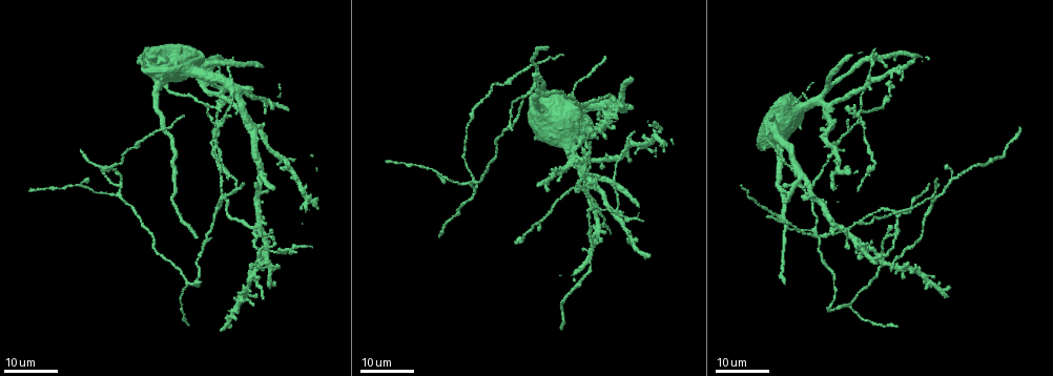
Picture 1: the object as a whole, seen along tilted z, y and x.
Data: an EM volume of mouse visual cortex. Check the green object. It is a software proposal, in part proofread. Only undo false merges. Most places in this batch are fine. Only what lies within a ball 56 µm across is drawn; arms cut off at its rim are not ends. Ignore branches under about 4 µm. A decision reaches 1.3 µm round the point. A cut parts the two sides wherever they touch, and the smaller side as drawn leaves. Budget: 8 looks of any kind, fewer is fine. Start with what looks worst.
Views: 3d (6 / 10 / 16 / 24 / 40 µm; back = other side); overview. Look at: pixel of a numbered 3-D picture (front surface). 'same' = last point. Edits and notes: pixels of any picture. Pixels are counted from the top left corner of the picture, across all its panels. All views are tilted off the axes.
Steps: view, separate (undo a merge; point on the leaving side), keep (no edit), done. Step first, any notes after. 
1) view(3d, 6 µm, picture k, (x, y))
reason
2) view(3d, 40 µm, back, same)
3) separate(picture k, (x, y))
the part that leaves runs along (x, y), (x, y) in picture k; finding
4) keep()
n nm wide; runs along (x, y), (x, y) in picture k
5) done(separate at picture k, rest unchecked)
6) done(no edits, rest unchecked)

view(3d, 16 µm, picture 1, (220, 107))
four or more arms meet

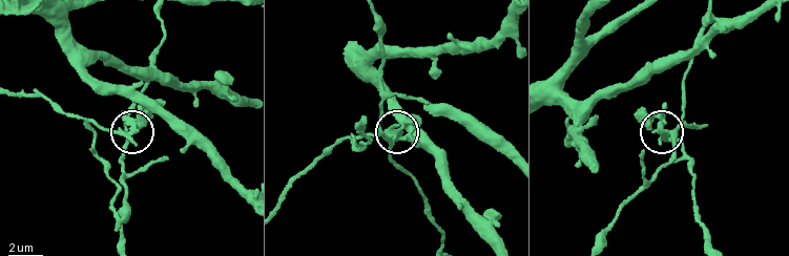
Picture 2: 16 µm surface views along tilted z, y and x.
view(3d, 6 µm, picture 2, (671, 133))

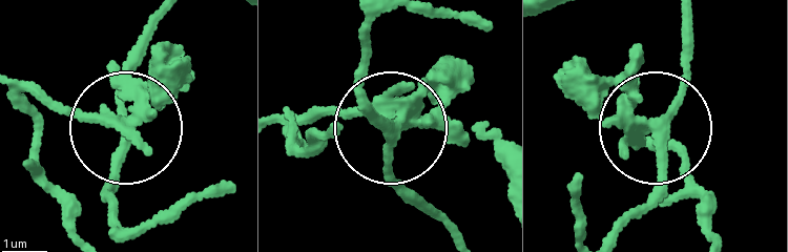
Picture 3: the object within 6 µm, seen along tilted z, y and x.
separate(picture 3, (457, 138))
320 nm wide; two cells meet here

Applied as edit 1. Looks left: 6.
view(3d, 16 µm, picture 1, (932, 197))
arms part here

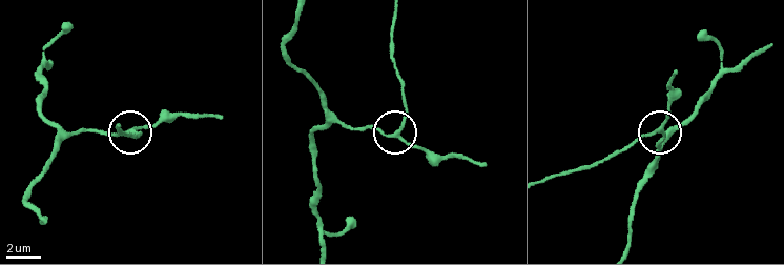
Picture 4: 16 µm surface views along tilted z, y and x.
view(3d, 10 µm, picture 4, (134, 131))

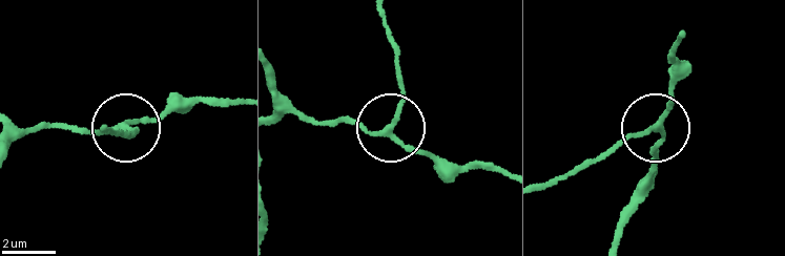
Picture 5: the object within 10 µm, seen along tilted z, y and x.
keep()
runs along (276, 84), (314, 120), (388, 133), (447, 179) in picture 5; continuous, no second cell

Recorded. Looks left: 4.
view(3d, 16 µm, picture 1, (122, 183))
a fork

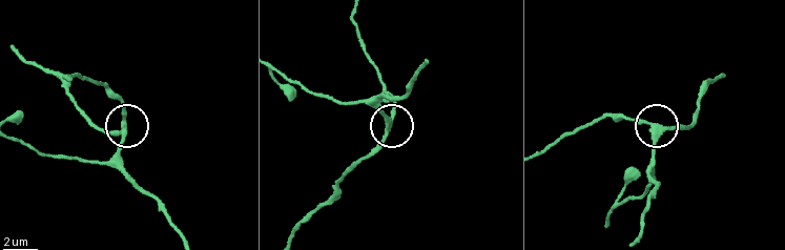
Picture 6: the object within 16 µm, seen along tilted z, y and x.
view(3d, 6 µm, picture 6, (656, 126))
closer look

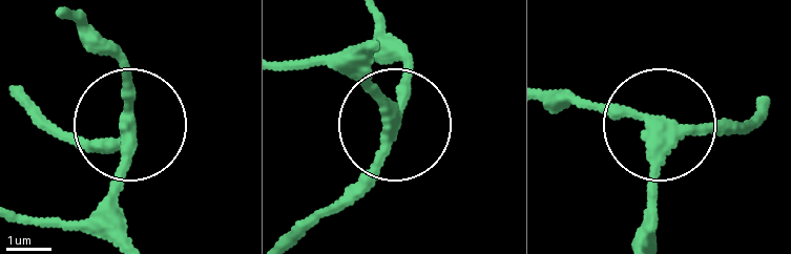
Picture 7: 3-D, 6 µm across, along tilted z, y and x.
keep()
3 arms; runs along (375, 51), (369, 82), (396, 129), (336, 199) in picture 7; all the same cell

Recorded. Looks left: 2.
done(separate at picture 3, rest unchecked)

